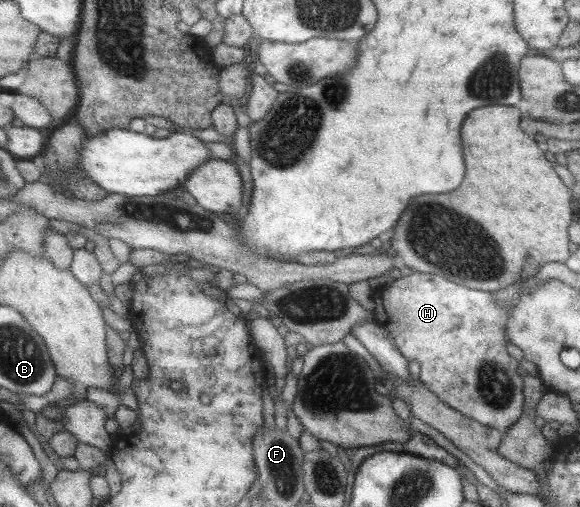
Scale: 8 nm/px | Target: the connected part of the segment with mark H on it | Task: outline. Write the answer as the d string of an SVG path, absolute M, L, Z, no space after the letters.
M412 272L407 276L396 278L388 287L382 287L377 290L373 301L374 304L377 305L373 311L373 319L383 322L383 325L392 336L393 342L396 344L398 351L404 356L404 359L413 359L418 362L418 379L432 391L433 394L436 394L438 398L448 405L448 407L459 411L461 414L464 414L466 417L478 423L493 427L497 432L500 432L501 435L504 435L507 427L511 426L519 418L519 415L524 412L522 409L524 403L523 377L516 373L516 369L518 369L519 366L518 361L508 355L507 343L504 341L505 333L503 332L503 327L508 317L509 307L507 307L507 305L501 305L494 296L490 296L488 291L464 287L439 275Z

